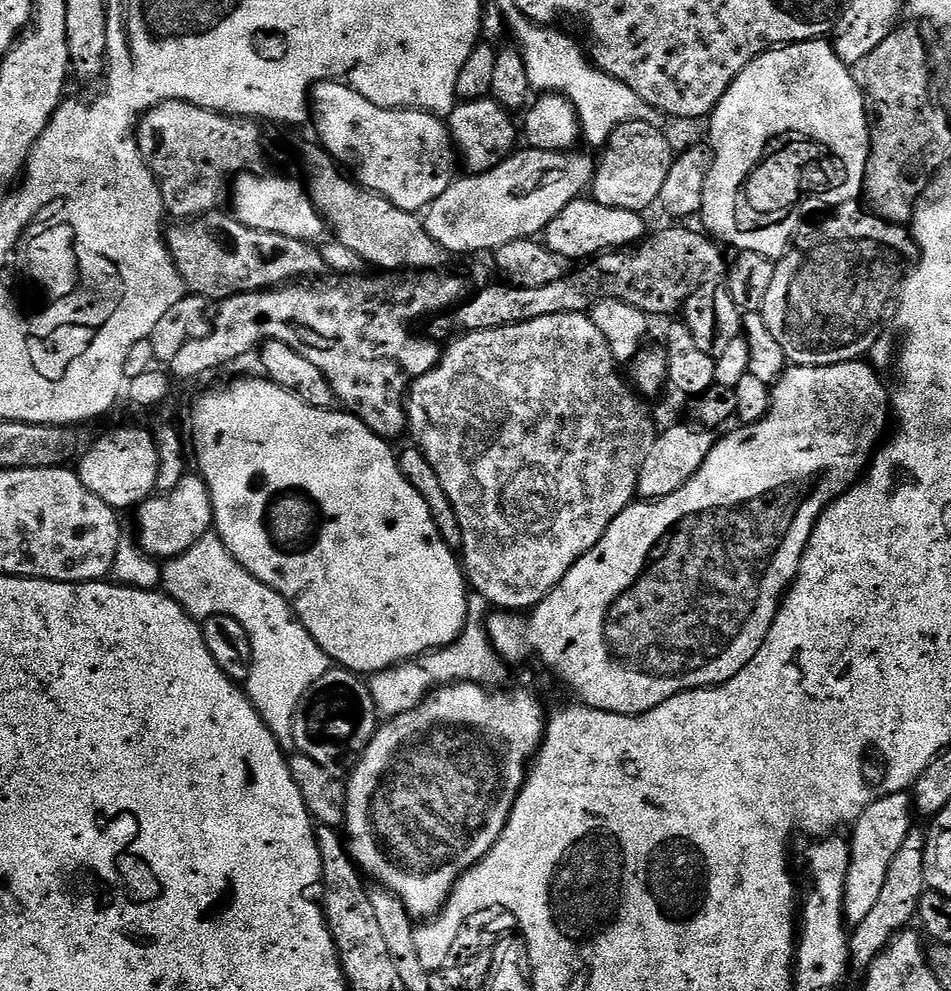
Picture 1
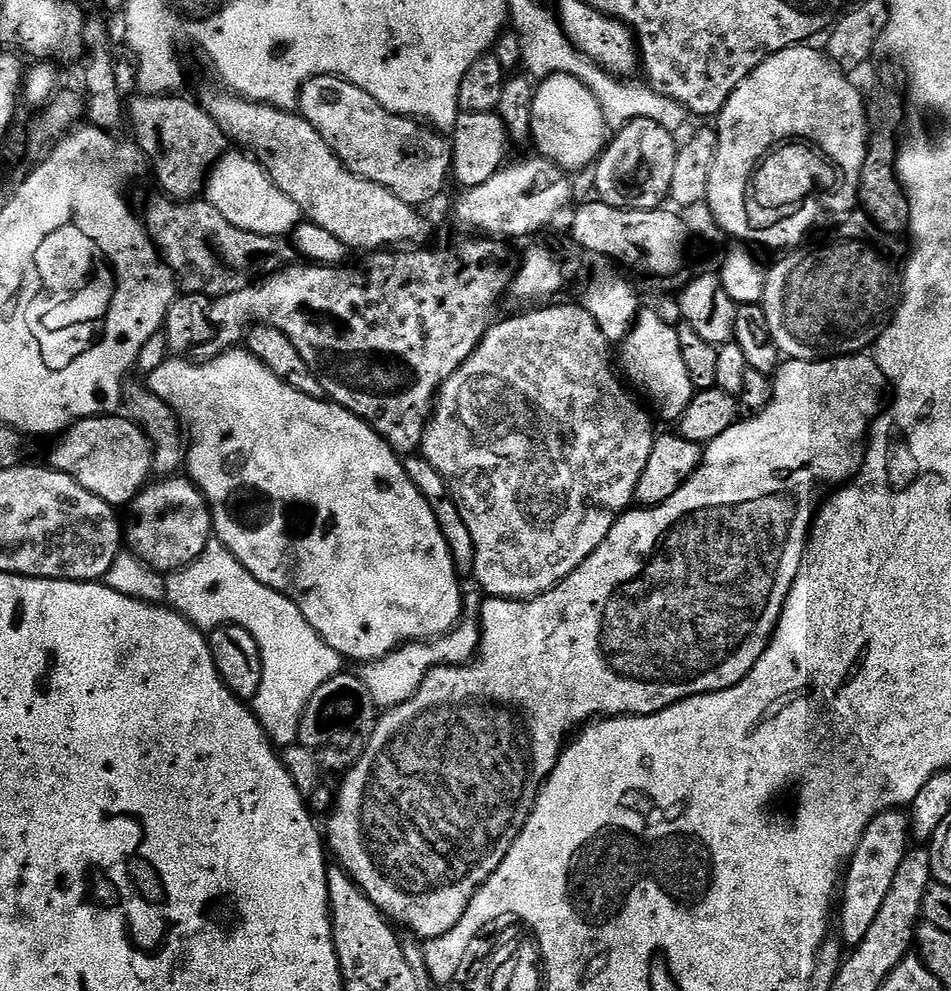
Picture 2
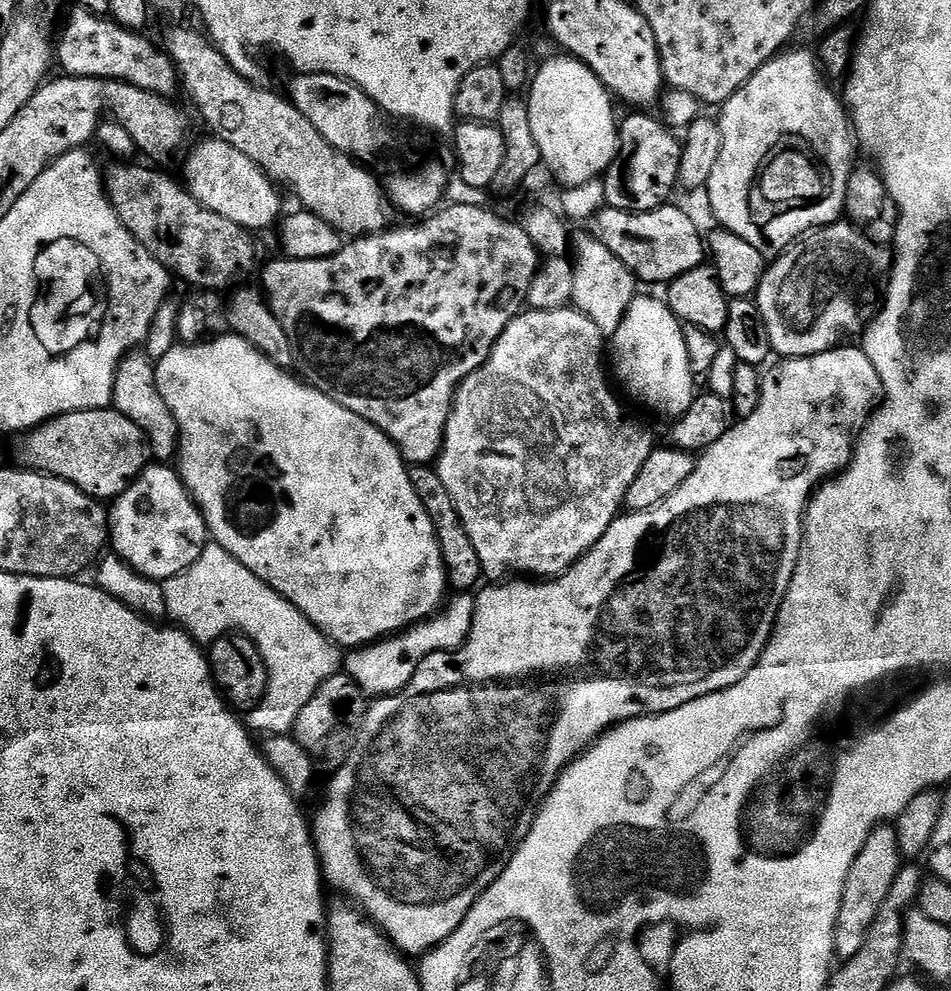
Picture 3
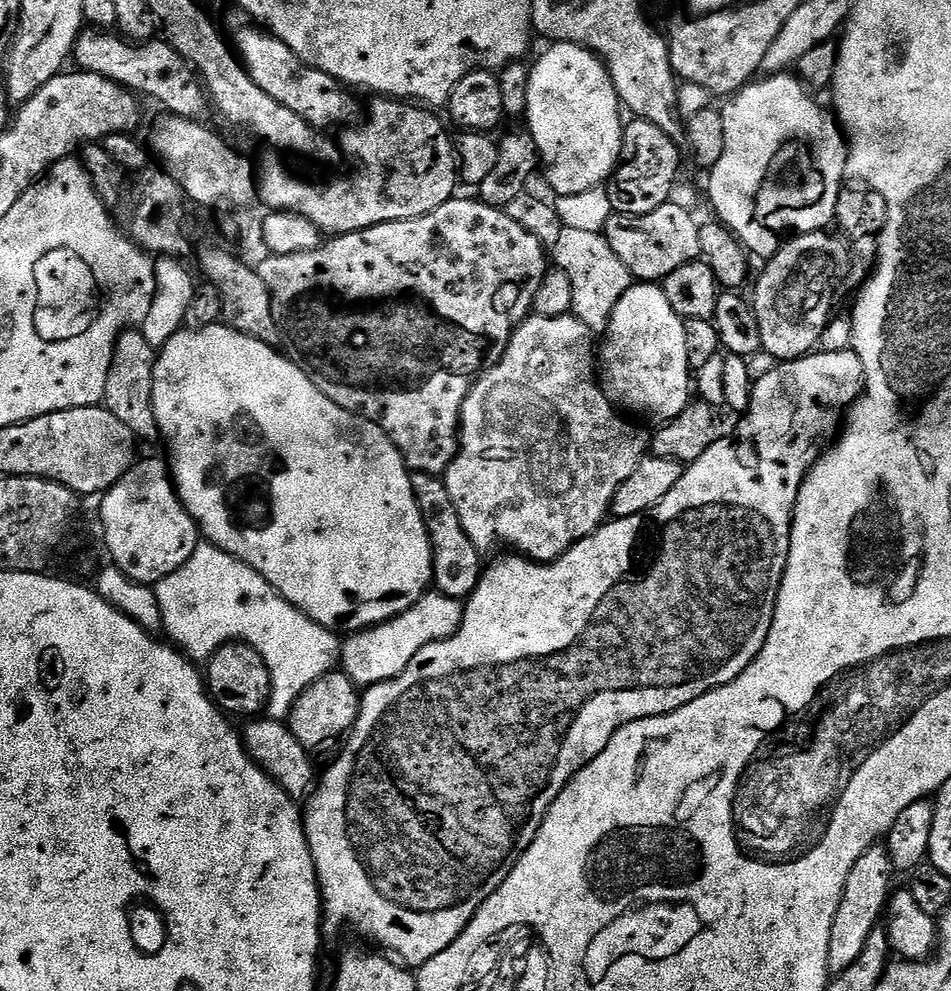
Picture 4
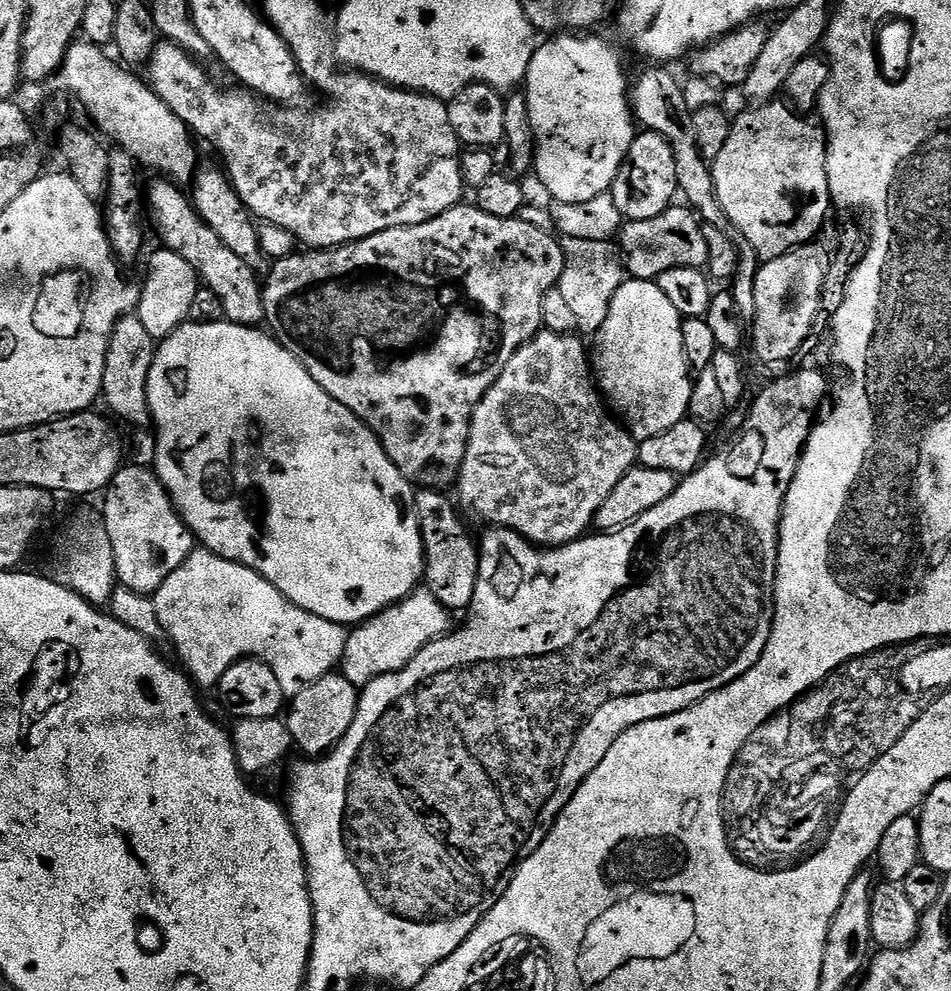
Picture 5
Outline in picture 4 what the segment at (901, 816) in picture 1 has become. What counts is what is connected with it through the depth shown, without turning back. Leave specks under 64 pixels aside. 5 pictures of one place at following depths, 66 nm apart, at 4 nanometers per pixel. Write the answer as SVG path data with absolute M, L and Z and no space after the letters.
M883 843L873 844L866 854L862 854L862 858L858 858L858 862L854 862L854 870L850 870L842 890L842 902L838 902L838 914L834 914L834 926L830 926L829 973L835 974L846 970L846 966L854 966L858 954L862 954L866 938L870 938L872 931L881 923L882 913L894 888L892 876L894 869Z

